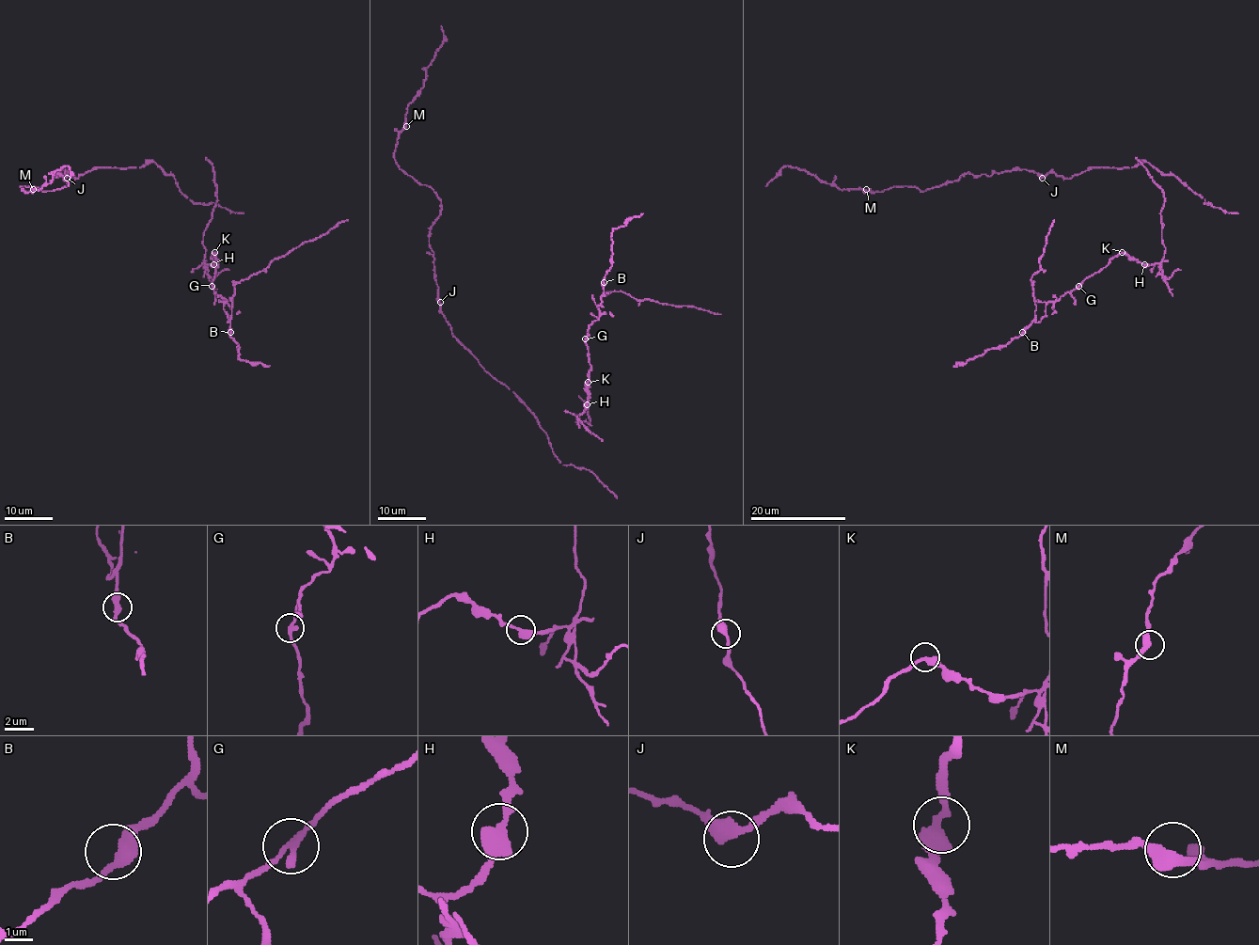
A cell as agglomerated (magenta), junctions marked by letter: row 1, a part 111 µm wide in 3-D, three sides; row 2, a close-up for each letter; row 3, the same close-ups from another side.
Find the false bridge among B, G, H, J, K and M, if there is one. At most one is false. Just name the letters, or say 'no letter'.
H

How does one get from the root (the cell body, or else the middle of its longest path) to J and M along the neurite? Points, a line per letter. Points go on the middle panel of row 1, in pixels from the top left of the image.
J: (542, 428), (527, 406), (494, 379), (453, 335), (441, 311), (440, 302)
M: (542, 428), (453, 335), (441, 311), (429, 244), (441, 200), (394, 158), (406, 126)

